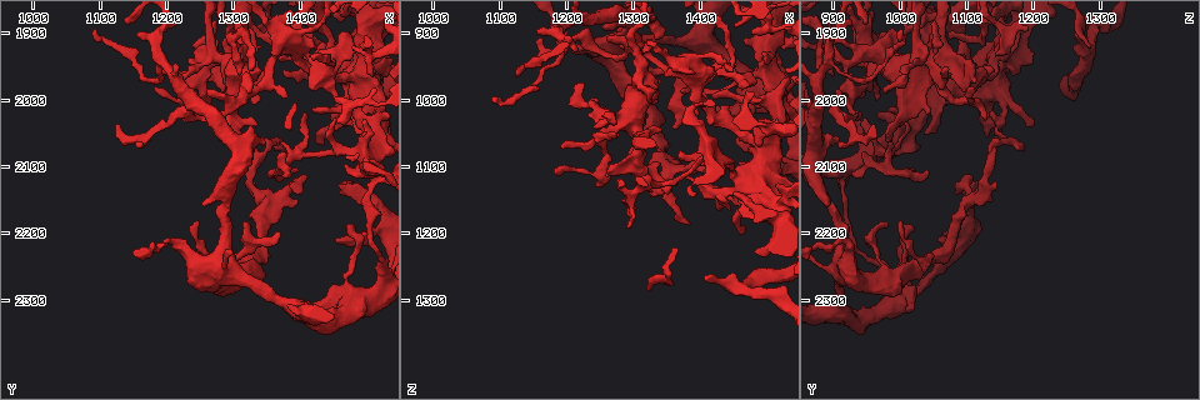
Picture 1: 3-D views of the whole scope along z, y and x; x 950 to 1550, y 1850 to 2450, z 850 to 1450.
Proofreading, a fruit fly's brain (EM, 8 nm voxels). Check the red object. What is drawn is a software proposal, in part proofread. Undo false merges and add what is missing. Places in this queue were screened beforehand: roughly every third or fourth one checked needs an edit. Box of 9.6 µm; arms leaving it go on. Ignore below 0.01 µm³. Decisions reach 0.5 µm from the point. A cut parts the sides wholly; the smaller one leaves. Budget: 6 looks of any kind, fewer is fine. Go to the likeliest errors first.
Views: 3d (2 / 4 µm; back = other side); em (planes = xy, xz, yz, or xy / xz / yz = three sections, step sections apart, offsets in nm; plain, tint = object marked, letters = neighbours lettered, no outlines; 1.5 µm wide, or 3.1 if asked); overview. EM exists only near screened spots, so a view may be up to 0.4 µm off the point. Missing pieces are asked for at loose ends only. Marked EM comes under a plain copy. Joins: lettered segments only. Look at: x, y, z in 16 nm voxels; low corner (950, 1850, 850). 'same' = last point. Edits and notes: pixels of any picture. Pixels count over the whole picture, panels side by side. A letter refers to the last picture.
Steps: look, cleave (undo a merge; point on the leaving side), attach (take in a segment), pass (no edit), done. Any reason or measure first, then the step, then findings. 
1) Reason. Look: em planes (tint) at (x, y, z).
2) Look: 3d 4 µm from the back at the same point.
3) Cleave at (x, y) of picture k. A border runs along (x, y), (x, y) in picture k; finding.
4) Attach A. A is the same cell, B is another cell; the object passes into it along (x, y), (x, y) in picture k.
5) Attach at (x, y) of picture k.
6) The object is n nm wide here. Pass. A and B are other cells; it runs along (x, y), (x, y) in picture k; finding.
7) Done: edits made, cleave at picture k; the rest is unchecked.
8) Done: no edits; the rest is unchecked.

Free end. Look: em xz step 8 (tint) at (1475, 2125, 1125).

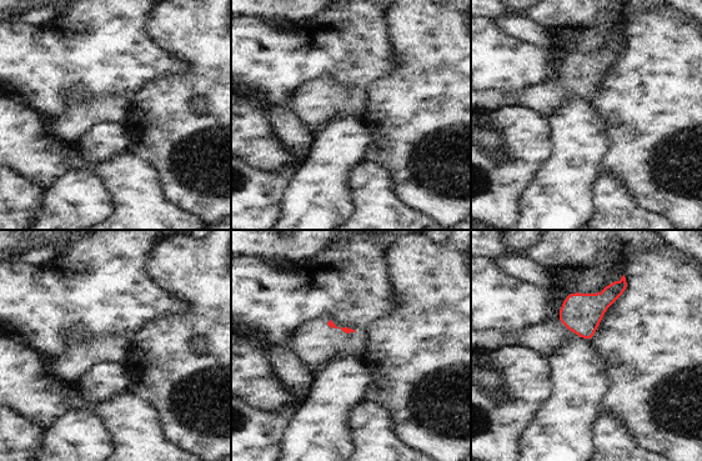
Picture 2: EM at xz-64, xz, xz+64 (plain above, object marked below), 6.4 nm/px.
Cut it another way. Look: em planes (letters) at the same point.

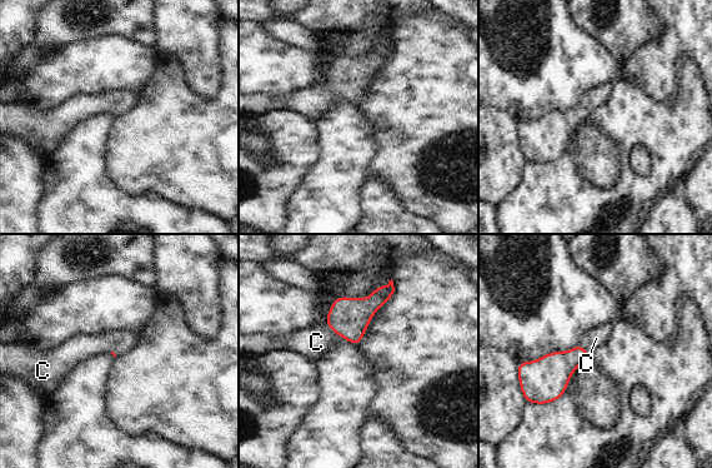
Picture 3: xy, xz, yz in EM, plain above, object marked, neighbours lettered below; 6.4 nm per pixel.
The longest contact is with C, 160 nm. Attach C. C is the same cell; the cell continues.

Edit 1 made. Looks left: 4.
Sharp bend. Look: em xz step 4 (tint) at (1395, 1890, 1010).

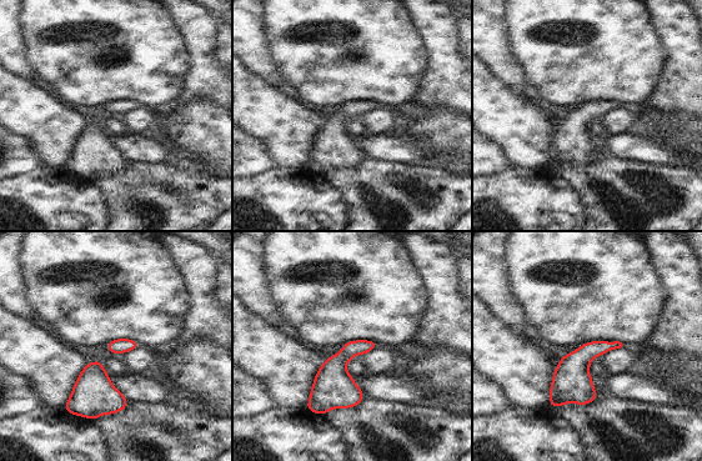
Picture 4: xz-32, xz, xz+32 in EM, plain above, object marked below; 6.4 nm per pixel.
Cut it another way. Look: em planes (tint) at the same point.

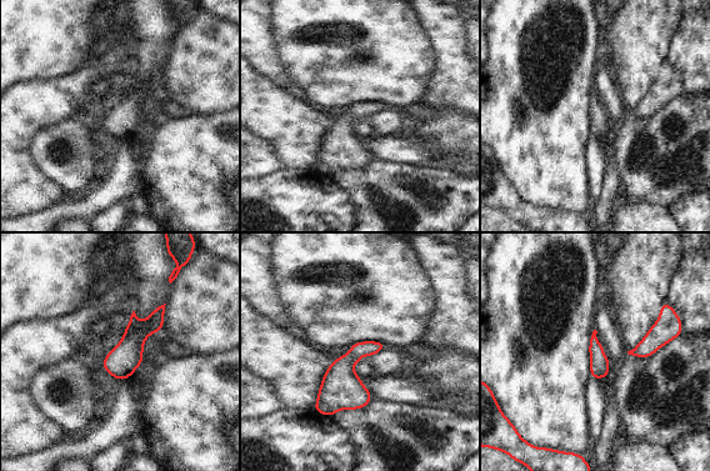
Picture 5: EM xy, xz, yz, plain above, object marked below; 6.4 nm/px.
Look: em planes (letters) at the same point.

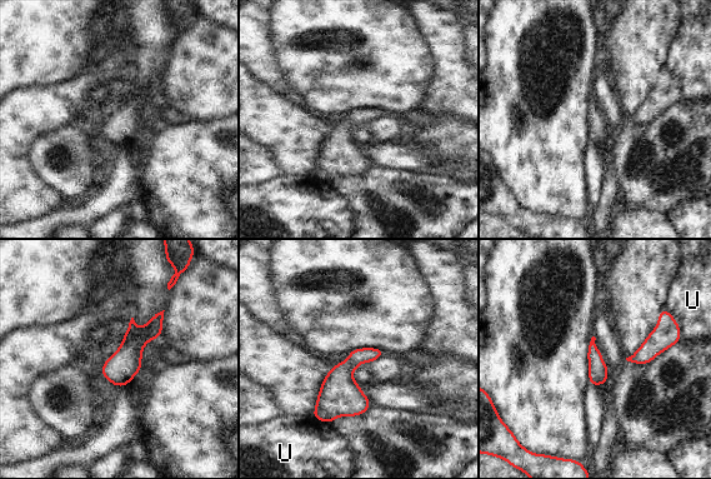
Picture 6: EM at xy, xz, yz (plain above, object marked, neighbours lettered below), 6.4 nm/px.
Pass. U is another cell; a border runs along (311, 415), (330, 424) in picture 6; continuous, no second cell.

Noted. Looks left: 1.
Done: edits made, attach at picture 3; the rest is unchecked.

